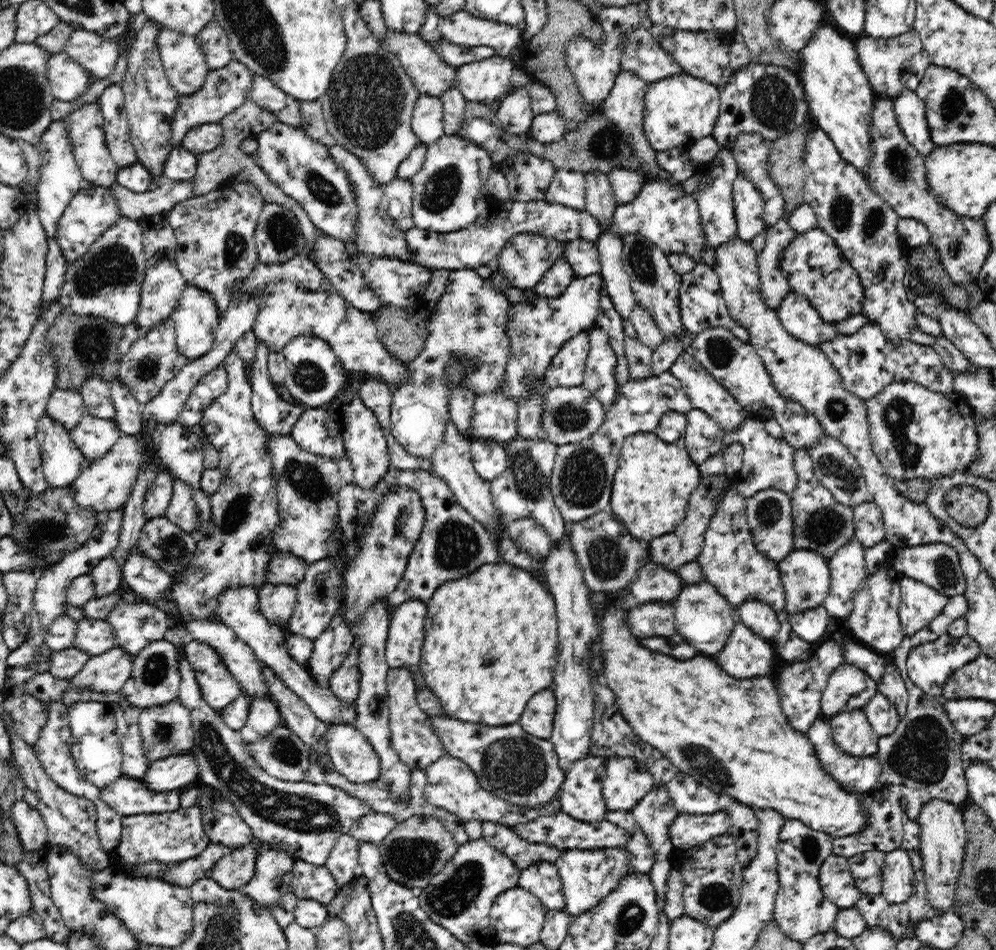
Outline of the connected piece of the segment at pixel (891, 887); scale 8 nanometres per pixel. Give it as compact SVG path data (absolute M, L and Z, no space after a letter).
M901 849L886 853L882 871L881 894L884 895L887 903L907 902L918 882L908 853Z

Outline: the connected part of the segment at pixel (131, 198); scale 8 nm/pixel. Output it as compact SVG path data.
M162 176L161 183L150 191L132 192L121 184L110 186L112 195L116 197L122 216L142 220L145 216L167 213L175 204L186 200L194 192L193 181L173 181Z

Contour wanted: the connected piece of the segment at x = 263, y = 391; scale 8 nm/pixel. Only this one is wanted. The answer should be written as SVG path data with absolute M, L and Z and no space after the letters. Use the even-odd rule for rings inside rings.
M257 343L254 361L248 365L250 385L252 386L252 411L256 423L274 436L287 436L298 417L305 411L301 404L289 404L282 400L274 389L269 376L267 359L270 350L266 344Z

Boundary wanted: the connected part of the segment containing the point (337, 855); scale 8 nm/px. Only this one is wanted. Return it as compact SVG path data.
M350 834L340 835L340 838L336 840L334 848L330 852L330 856L328 856L328 861L326 861L325 868L334 876L336 880L336 884L338 884L339 890L340 888L344 888L348 882L354 880L357 870L359 869L358 865L358 856L360 850L360 843L356 841Z

